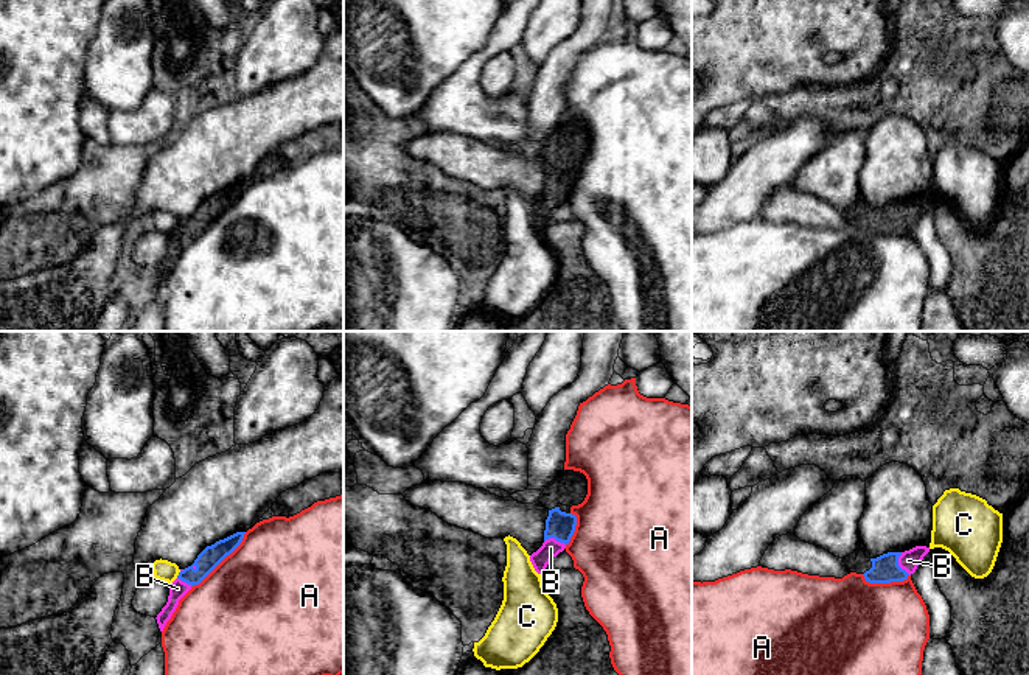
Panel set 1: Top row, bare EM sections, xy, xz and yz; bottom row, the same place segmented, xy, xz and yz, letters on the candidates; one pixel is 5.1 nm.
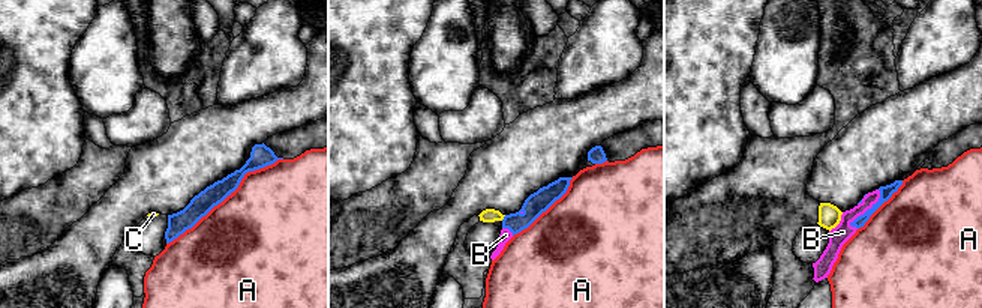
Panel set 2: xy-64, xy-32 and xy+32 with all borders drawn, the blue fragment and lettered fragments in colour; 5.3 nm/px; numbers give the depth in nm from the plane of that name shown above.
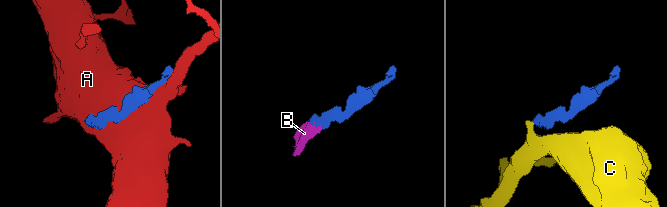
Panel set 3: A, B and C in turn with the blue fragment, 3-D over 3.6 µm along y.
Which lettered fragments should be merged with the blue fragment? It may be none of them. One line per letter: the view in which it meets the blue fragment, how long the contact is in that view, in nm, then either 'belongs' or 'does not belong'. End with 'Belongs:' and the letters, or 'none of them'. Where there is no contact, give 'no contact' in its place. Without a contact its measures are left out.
A: meets blue in xy; contact 400 nm long; does not belong
B: meets blue in yz; contact 130 nm long; belongs
C: meets blue in xy; contact 50 nm long; does not belong
Belongs: B

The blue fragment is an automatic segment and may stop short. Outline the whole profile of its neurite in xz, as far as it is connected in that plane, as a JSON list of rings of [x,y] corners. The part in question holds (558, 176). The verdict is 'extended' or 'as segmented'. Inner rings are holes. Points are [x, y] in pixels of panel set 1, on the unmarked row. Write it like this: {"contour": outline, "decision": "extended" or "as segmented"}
{"contour": [[[560,159],[549,162],[542,198],[530,207],[538,226],[542,226],[553,208],[569,196],[577,177],[577,168],[561,163]]], "decision": "extended"}

